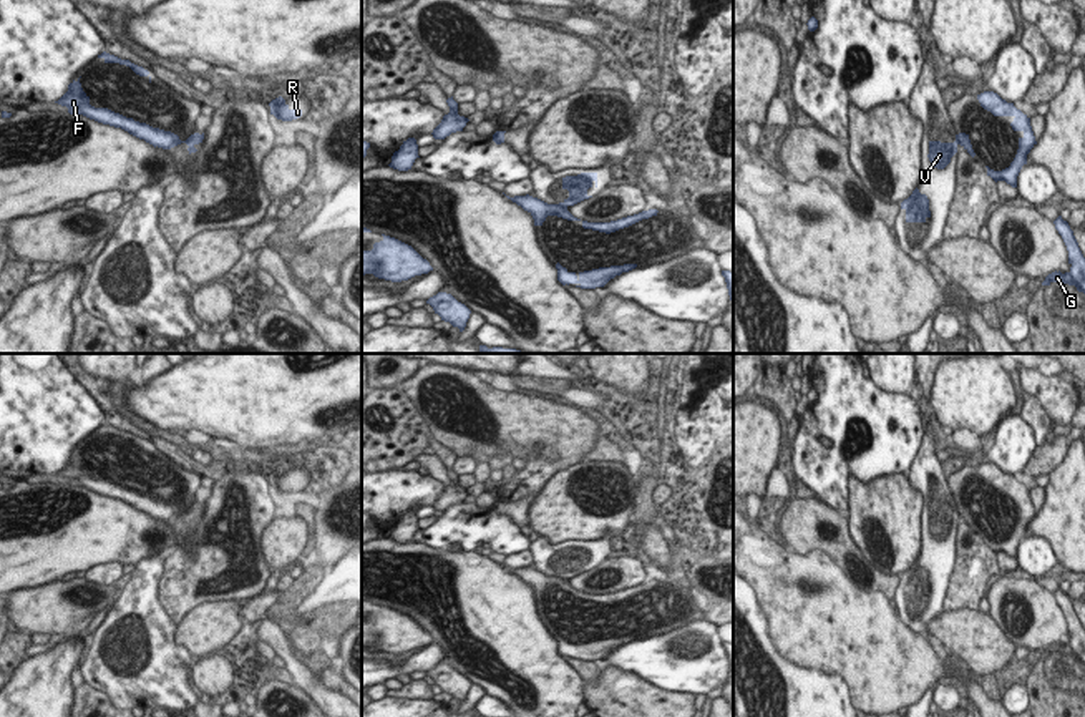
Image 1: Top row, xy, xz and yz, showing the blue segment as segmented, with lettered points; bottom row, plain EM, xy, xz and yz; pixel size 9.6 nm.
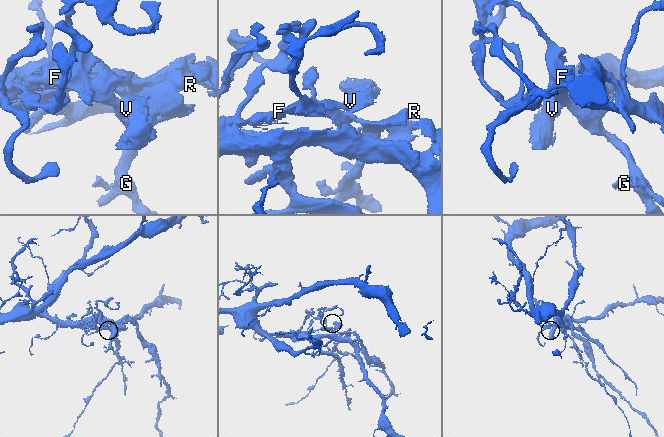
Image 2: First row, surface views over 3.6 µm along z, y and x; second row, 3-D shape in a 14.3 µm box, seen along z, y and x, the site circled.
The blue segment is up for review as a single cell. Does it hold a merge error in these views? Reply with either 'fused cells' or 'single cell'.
fused cells

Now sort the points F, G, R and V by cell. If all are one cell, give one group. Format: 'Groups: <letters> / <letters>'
Groups: F G R / V

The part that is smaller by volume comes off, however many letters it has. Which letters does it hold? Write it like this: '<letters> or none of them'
V

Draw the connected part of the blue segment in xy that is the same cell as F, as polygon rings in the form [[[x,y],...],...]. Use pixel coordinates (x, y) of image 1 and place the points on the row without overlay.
[[[80,450],[68,456],[68,463],[55,473],[61,478],[68,480],[70,486],[83,486],[90,491],[95,491],[103,496],[109,496],[114,500],[121,500],[129,506],[144,511],[154,519],[171,521],[181,515],[194,515],[194,506],[191,506],[186,513],[181,513],[178,506],[171,503],[164,503],[159,500],[153,500],[146,495],[134,493],[133,490],[126,490],[119,485],[114,485],[108,480],[95,480],[90,476],[90,468],[83,463]]]

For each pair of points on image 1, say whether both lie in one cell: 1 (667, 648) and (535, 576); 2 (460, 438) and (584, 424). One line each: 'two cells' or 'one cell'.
1: two cells
2: one cell

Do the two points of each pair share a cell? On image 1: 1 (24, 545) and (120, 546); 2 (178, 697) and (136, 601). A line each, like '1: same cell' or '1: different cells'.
1: same cell
2: same cell

